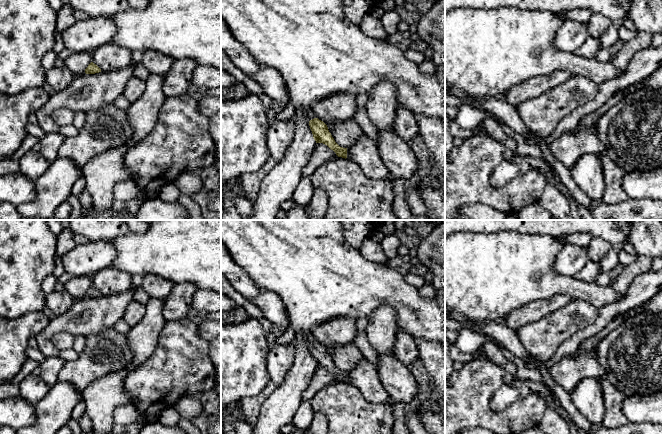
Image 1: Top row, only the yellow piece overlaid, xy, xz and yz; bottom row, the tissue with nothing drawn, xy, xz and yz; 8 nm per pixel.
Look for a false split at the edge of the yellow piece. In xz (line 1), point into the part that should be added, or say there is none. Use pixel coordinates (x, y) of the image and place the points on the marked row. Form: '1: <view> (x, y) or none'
1: xz (309, 114)

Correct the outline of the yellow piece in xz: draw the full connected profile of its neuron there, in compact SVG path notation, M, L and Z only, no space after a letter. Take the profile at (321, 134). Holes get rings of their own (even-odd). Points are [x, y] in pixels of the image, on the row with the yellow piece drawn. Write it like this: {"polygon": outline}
{"polygon": "M301 109L300 113L303 114L309 121L309 126L316 143L323 143L327 145L331 150L333 150L338 157L345 159L347 158L347 148L340 147L335 142L334 138L328 130L327 125L323 121L314 117L312 109L308 111Z"}

